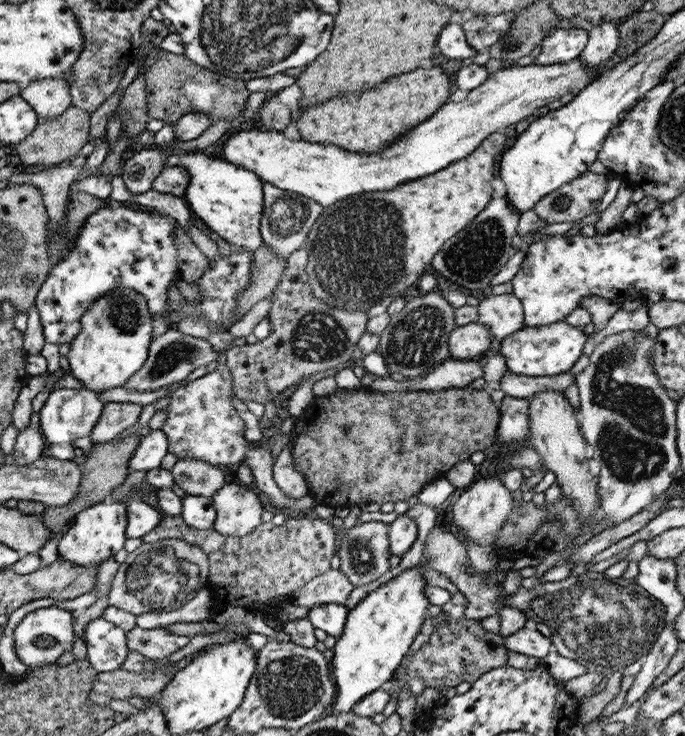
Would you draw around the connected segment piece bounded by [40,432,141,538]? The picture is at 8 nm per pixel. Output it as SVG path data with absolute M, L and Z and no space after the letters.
M136 432L122 439L116 438L102 443L92 442L92 448L90 453L86 455L86 461L79 465L81 484L76 499L65 506L54 506L56 507L54 510L46 507L44 512L40 514L40 516L43 516L49 530L51 530L53 538L72 517L88 507L107 501L114 488L123 484L128 475L128 462L134 456L134 450L138 448L140 440L140 436Z

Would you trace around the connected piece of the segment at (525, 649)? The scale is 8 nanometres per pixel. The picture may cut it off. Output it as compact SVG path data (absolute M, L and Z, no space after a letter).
M533 625L524 626L516 634L506 637L505 648L510 653L523 654L541 660L554 650L551 638L542 636Z

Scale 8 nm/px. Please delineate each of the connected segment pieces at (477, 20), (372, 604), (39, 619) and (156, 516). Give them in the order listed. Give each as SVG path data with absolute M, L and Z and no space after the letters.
M514 11L495 15L474 15L461 28L470 47L479 53L491 48L500 38L510 33L516 16Z
M421 561L370 592L356 607L349 610L344 630L333 648L334 657L330 662L333 683L337 688L330 714L350 712L358 700L380 687L387 687L411 650L412 643L428 618L430 605L430 600L423 591L428 586L427 581L425 576L419 574L419 568L425 569Z
M54 606L36 609L26 614L13 633L18 658L29 669L56 663L62 654L73 650L78 641L74 618L70 611Z
M130 500L128 503L128 527L126 539L143 538L157 528L163 520L158 507L152 507L144 501Z

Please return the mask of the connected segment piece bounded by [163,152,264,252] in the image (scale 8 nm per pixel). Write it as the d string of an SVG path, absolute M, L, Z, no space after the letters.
M188 152L179 156L170 154L163 166L182 167L191 172L191 182L183 198L197 222L206 224L230 244L246 247L248 251L254 252L263 246L264 182L255 172L223 158L209 158L203 152Z

